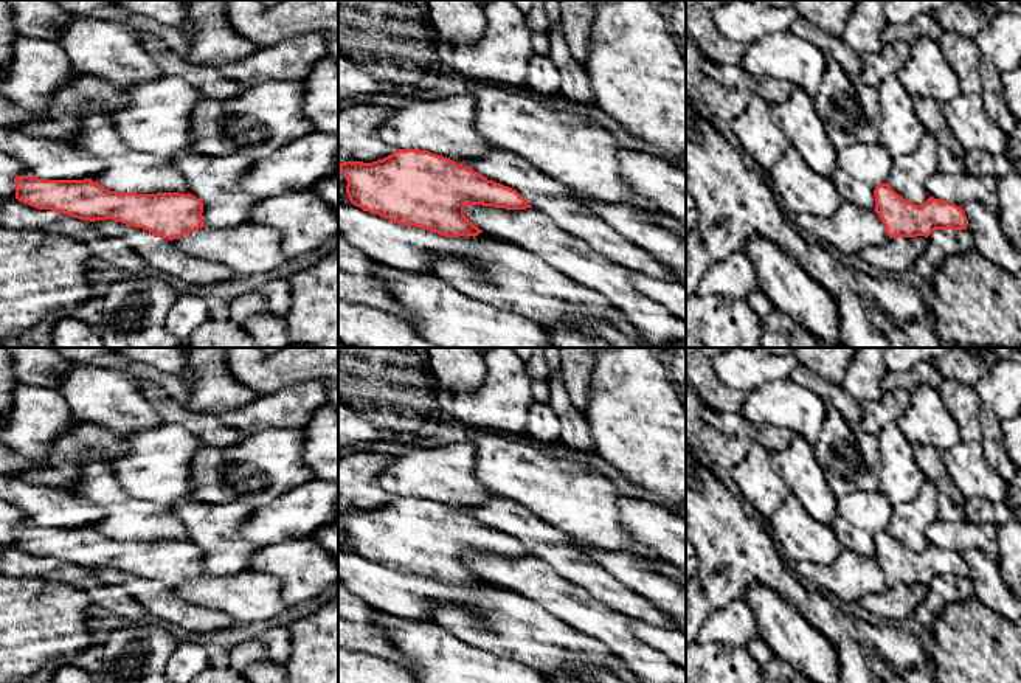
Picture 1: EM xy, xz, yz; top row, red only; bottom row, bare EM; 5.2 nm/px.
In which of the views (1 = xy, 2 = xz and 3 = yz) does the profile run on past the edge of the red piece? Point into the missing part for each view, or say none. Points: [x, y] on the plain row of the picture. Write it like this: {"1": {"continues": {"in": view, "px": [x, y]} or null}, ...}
{"1": {"continues": null}, "2": {"continues": null}, "3": {"continues": null}}

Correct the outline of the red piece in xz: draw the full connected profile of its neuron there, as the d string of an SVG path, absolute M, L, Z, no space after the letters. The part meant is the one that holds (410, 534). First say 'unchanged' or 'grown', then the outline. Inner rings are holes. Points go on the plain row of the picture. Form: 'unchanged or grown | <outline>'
unchanged | M397 497L391 503L372 511L338 511L338 517L348 529L346 542L352 553L396 571L428 577L447 585L478 584L483 581L464 563L464 556L469 553L506 557L532 556L515 537L487 528L472 515L428 498Z

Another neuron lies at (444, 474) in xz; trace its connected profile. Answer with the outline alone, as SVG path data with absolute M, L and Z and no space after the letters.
M472 439L438 447L411 446L410 452L389 456L391 464L379 473L377 483L394 498L428 498L467 514L493 495L475 477L475 458Z

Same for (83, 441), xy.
M76 421L54 442L50 456L22 472L26 483L70 491L78 467L85 461L106 461L126 452L119 436L98 424Z

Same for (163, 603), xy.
M154 585L152 591L138 602L158 621L172 622L197 635L223 630L237 622L230 615L182 599L174 588L164 585Z

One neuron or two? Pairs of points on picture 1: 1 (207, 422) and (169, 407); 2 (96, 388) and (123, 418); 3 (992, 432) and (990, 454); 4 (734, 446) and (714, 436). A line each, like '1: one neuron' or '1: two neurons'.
1: one neuron
2: one neuron
3: one neuron
4: one neuron

